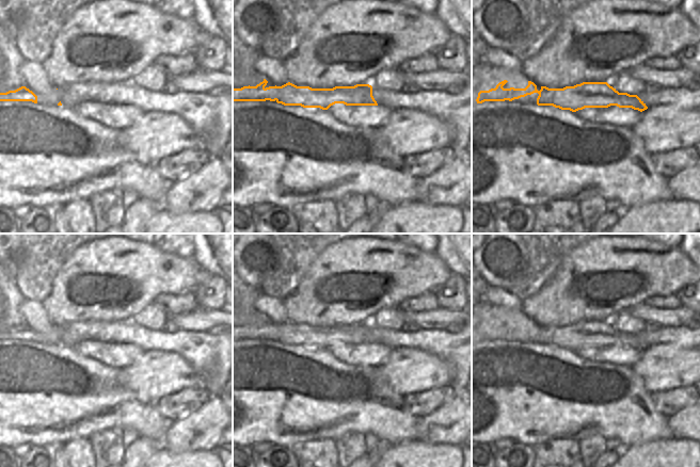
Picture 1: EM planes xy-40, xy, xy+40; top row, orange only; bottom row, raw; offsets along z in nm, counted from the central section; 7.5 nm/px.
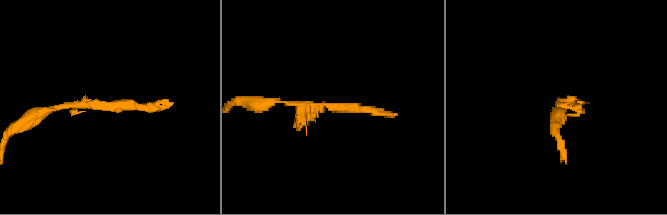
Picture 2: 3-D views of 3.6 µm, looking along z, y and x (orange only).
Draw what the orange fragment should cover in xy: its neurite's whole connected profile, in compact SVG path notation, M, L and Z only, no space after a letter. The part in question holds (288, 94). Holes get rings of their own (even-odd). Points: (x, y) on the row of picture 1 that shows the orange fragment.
M268 81L256 86L233 88L233 101L276 101L284 106L301 106L303 108L320 108L328 110L335 103L346 106L378 106L372 96L372 86L356 84L354 86L335 86L333 88L312 88L297 86L290 82L282 86L269 86Z

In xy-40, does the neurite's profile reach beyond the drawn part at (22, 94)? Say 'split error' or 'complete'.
complete

